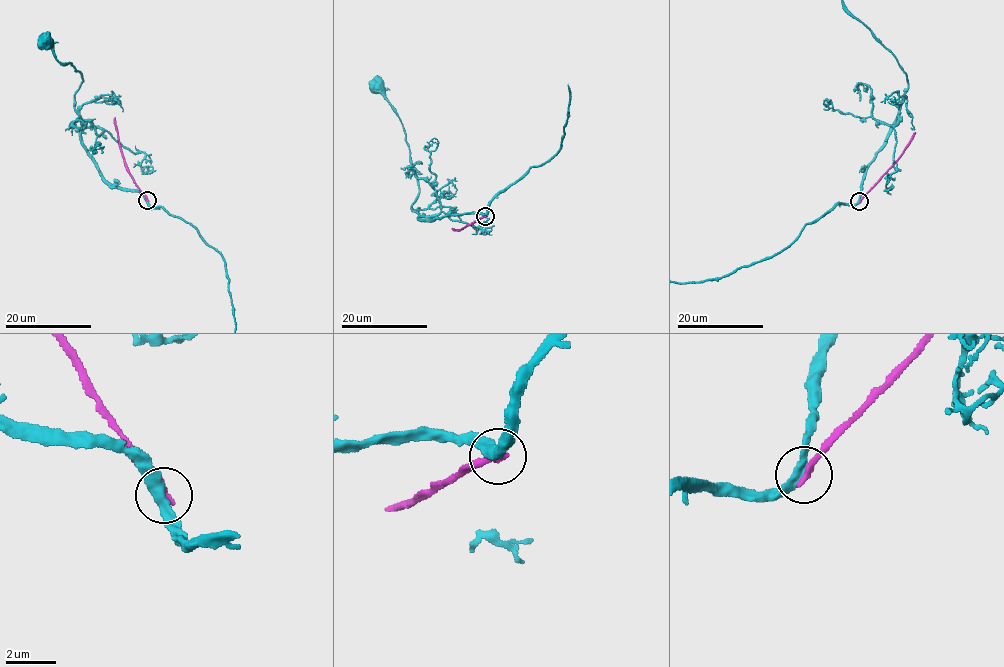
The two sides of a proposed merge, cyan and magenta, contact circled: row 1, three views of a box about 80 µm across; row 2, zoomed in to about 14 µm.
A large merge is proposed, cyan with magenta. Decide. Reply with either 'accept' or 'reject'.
reject

